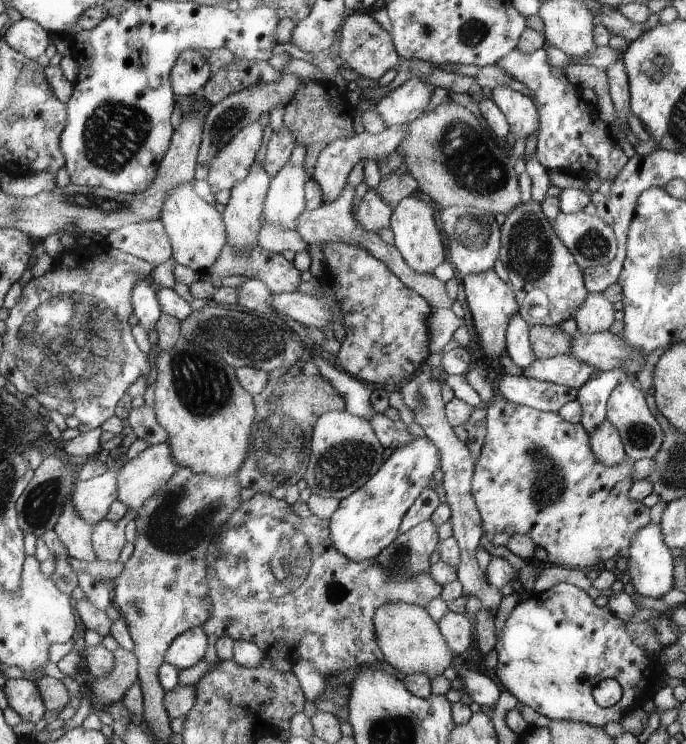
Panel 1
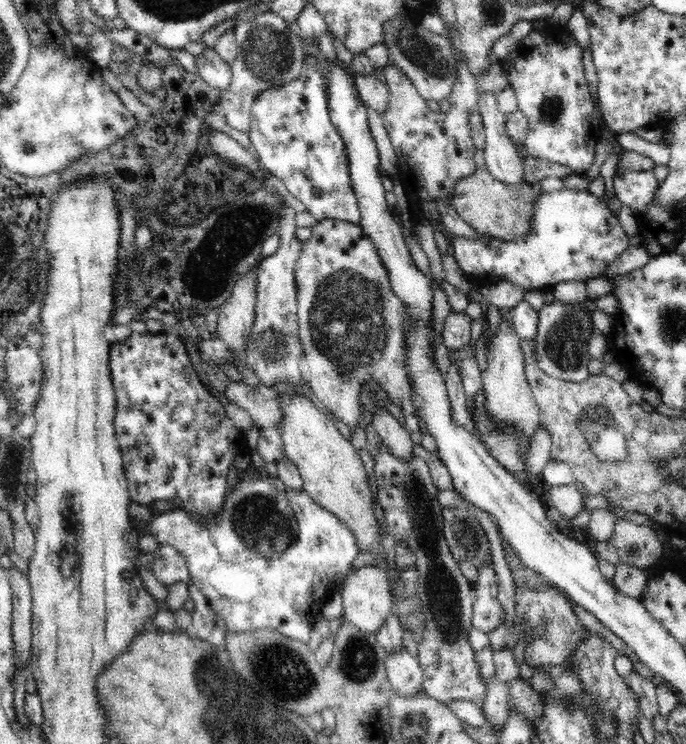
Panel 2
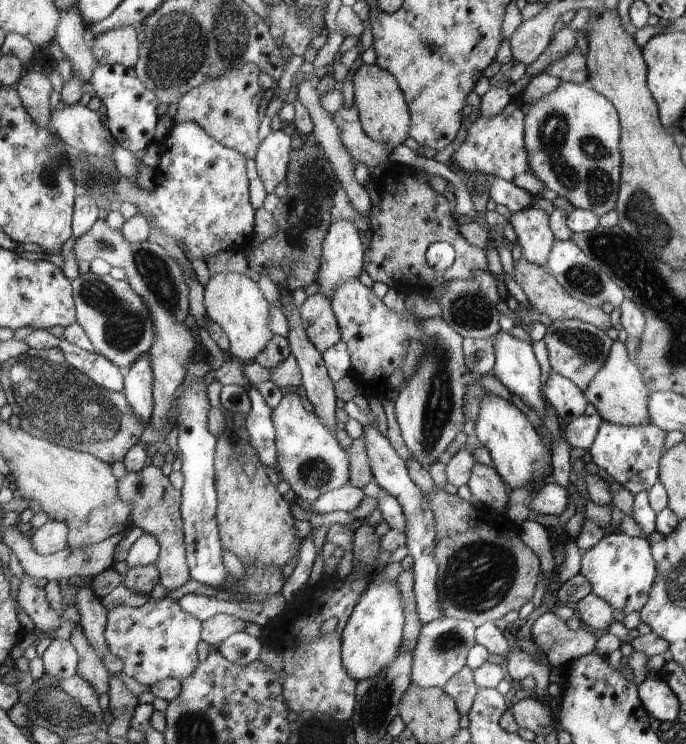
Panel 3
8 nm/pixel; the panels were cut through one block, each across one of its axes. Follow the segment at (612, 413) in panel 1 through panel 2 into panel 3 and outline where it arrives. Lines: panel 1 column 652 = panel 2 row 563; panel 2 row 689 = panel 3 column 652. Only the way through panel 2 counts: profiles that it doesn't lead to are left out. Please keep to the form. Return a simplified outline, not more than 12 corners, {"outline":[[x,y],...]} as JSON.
{"outline":[[602,421],[588,450],[635,495],[659,481],[660,427]]}

